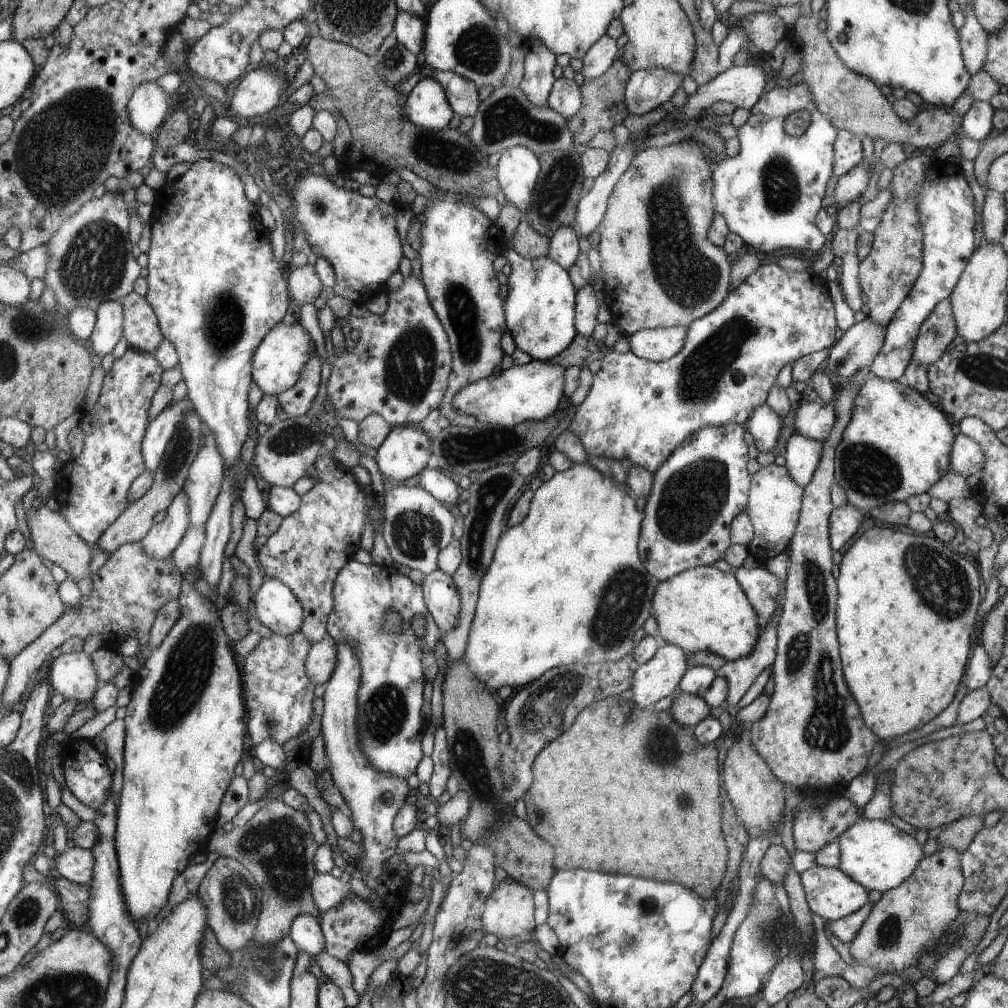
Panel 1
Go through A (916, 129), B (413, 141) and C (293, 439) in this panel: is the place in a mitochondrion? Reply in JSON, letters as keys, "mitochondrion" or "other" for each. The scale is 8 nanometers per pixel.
{"A":"mitochondrion","B":"mitochondrion","C":"mitochondrion"}

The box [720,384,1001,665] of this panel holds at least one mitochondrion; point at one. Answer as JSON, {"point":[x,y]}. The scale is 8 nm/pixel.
{"point":[948,593]}

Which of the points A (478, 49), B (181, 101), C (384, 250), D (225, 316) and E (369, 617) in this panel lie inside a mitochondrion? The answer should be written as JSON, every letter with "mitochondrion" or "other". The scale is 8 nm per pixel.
{"A":"mitochondrion","B":"other","C":"other","D":"mitochondrion","E":"other"}

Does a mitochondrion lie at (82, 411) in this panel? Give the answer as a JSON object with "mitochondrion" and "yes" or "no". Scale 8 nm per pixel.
{"mitochondrion":"no"}

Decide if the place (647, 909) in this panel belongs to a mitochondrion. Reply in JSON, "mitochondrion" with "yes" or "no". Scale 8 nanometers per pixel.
{"mitochondrion":"yes"}

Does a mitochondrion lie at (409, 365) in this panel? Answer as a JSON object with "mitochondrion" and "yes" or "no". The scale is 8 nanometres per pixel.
{"mitochondrion":"yes"}

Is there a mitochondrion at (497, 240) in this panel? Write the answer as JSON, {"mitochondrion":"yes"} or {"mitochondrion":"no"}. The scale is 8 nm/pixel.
{"mitochondrion":"no"}

